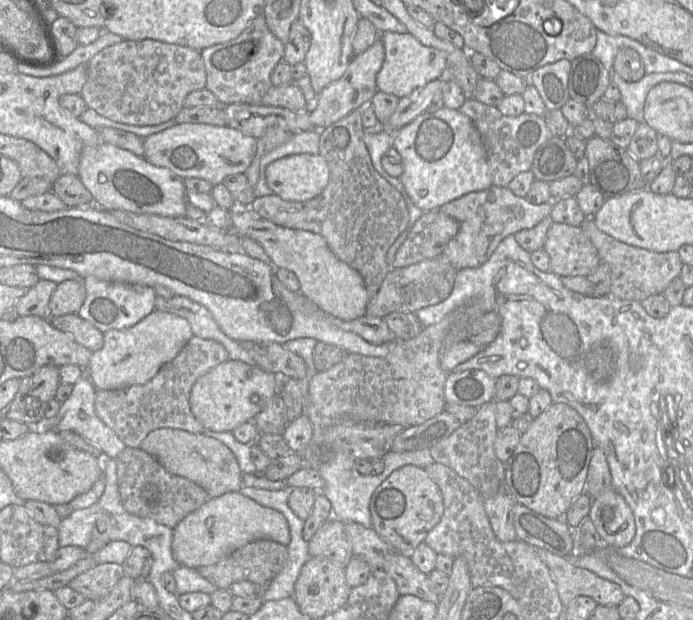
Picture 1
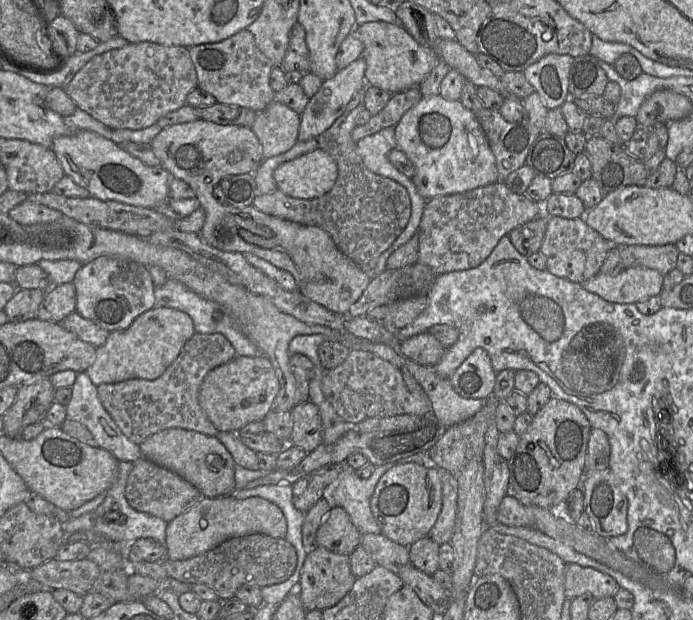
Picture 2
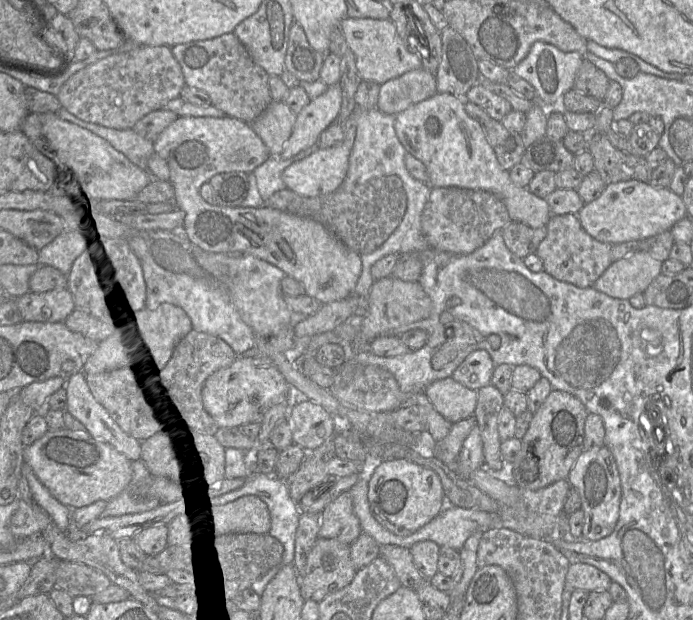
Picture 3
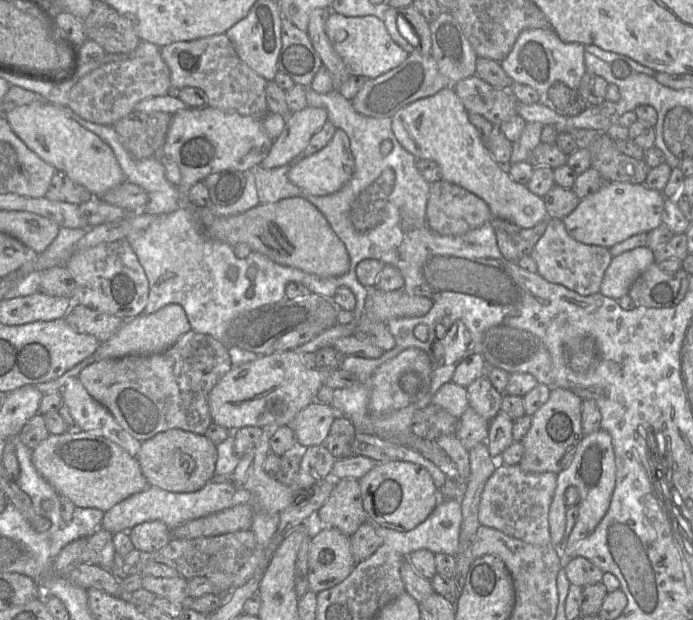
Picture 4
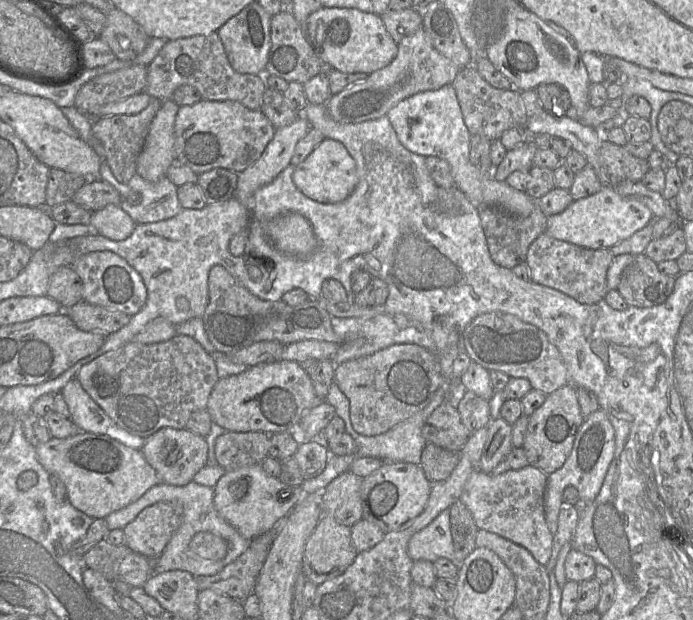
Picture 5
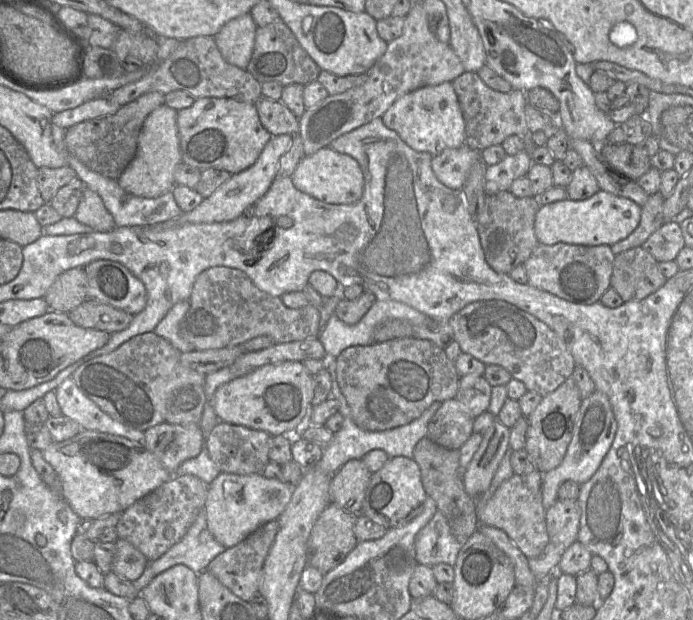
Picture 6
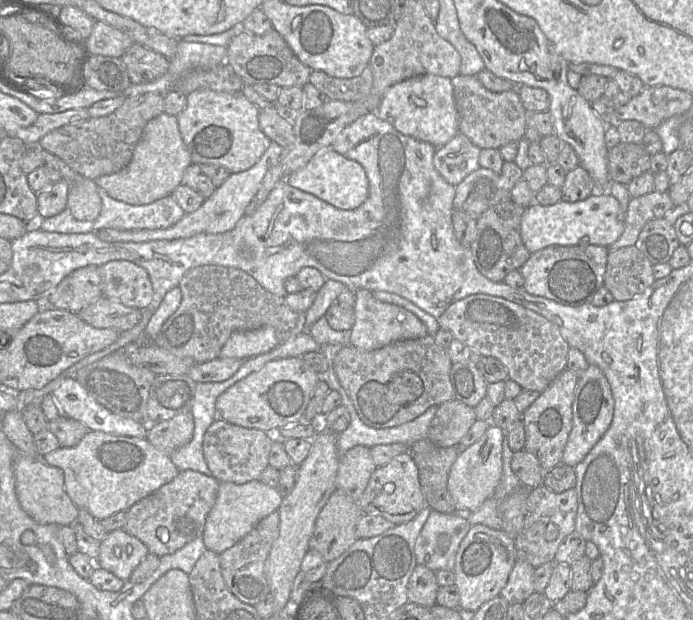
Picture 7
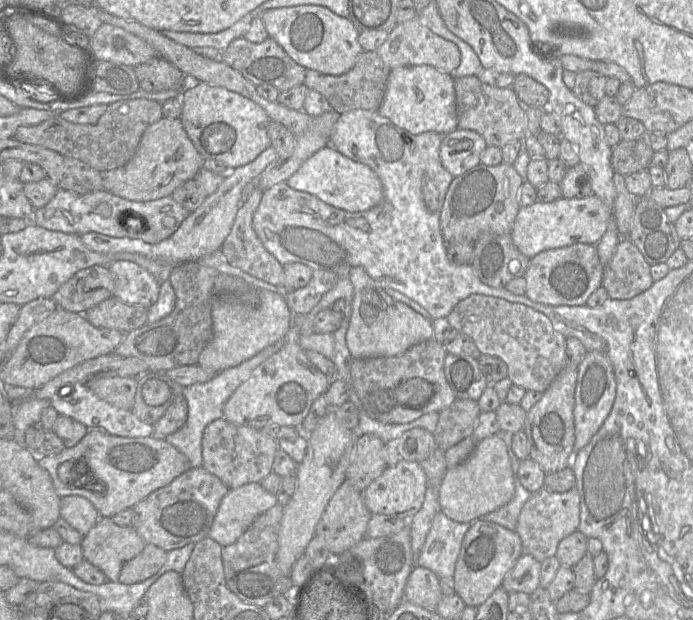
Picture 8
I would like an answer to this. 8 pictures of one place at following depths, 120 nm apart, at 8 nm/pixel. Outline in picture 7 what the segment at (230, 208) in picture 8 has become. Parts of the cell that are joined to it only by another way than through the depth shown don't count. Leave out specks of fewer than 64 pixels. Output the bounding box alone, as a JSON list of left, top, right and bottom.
[97,141,285,242]

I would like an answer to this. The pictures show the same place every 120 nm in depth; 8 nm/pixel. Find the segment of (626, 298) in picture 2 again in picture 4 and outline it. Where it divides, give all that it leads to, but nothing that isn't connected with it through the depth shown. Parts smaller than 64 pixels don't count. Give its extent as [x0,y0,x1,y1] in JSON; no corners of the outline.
[599,246,654,300]

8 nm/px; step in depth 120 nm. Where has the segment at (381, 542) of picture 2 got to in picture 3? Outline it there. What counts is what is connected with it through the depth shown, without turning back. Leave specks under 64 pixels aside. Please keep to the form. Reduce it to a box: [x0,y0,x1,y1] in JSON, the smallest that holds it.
[379,545,426,591]

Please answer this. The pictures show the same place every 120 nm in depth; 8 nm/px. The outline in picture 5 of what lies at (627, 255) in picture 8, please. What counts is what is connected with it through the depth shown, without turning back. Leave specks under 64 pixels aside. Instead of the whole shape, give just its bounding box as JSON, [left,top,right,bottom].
[616,253,676,308]

